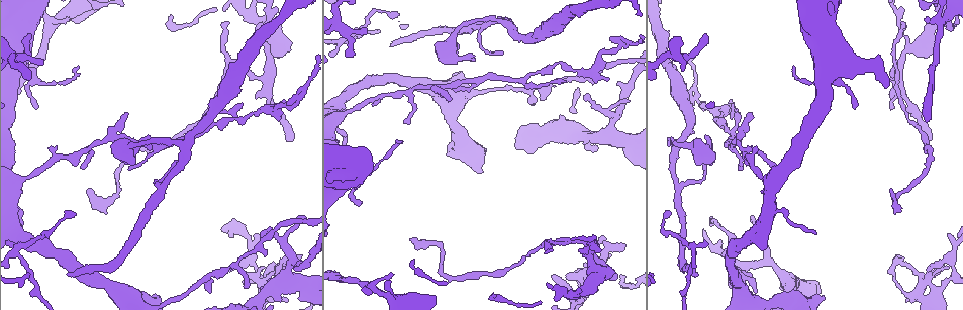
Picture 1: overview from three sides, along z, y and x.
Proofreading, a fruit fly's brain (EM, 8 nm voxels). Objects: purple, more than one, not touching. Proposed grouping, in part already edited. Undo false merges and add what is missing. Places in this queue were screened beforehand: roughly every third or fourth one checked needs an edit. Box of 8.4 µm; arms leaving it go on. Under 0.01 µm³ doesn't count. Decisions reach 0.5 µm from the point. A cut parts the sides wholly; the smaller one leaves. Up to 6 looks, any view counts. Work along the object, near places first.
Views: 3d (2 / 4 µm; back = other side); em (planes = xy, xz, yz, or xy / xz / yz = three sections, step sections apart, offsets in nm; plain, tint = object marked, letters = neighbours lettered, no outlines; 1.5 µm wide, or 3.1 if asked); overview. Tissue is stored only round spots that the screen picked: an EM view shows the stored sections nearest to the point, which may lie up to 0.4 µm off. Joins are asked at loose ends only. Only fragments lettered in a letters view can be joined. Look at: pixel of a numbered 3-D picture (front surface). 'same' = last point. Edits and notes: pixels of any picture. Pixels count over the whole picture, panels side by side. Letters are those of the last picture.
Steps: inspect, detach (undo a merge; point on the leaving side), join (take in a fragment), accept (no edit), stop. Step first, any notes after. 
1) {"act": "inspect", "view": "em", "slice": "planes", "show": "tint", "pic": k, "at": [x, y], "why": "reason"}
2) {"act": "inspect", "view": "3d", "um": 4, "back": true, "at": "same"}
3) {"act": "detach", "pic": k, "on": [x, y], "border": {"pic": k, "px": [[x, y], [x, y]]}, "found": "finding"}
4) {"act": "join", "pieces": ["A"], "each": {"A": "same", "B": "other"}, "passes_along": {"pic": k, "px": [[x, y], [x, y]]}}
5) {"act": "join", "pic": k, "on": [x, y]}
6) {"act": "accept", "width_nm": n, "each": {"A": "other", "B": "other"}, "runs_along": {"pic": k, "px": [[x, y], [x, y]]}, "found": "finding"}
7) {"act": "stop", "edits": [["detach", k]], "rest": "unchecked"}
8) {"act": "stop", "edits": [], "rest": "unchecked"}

{"act": "inspect", "view": "3d", "um": 4, "pic": 1, "at": [252, 264]}

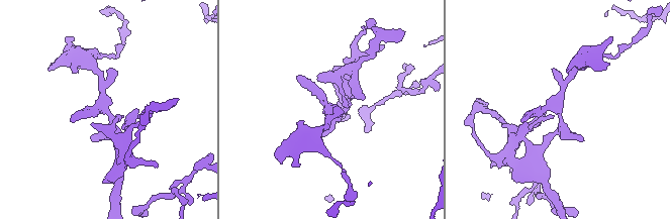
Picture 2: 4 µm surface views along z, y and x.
{"act": "inspect", "view": "em", "slice": "xy", "step": 8, "show": "letters", "pic": 2, "at": [106, 113]}

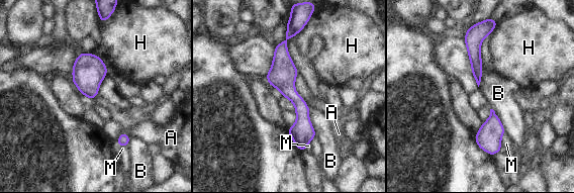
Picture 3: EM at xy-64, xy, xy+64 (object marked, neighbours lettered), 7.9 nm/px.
{"act": "accept", "width_nm": 50, "each": {"A": "other", "B": "other", "H": "other", "M": "other"}, "runs_along": {"pic": 3, "px": [[284, 43], [302, 148]]}, "found": "one cell here"}

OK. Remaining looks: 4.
{"act": "inspect", "view": "3d", "um": 4, "pic": 1, "at": [482, 169], "why": "stops while still wide"}

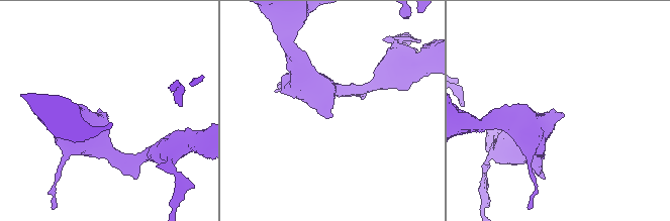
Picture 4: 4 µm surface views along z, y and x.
{"act": "inspect", "view": "em", "slice": "planes", "show": "tint", "pic": 4, "at": [332, 115]}

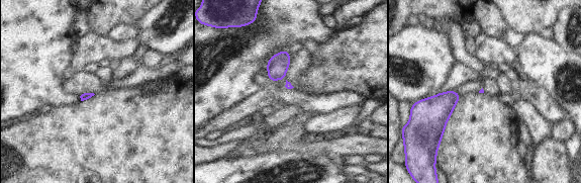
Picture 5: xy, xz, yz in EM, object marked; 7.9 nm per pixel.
{"act": "inspect", "view": "em", "slice": "planes", "show": "letters", "at": "same", "why": "what lies round it"}

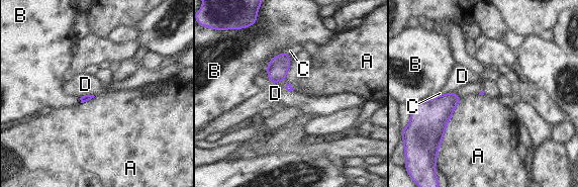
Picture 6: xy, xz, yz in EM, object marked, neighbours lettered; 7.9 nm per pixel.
{"act": "accept", "each": {"A": "other", "B": "other", "C": "other", "D": "other"}, "border": {"pic": 6, "px": [[462, 98], [446, 125], [439, 149]]}, "found": "no lettered fragment goes on from it"}

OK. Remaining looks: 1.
{"act": "stop", "edits": [], "rest": "unchecked"}

